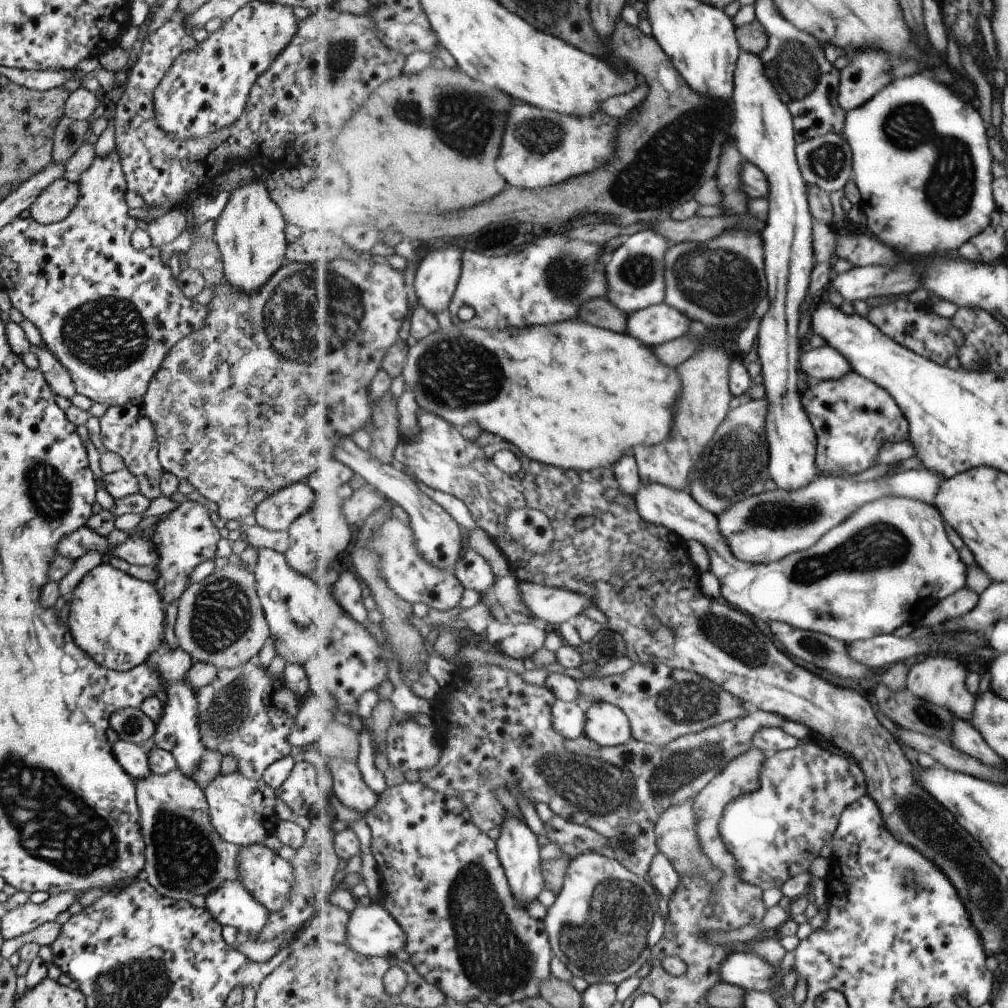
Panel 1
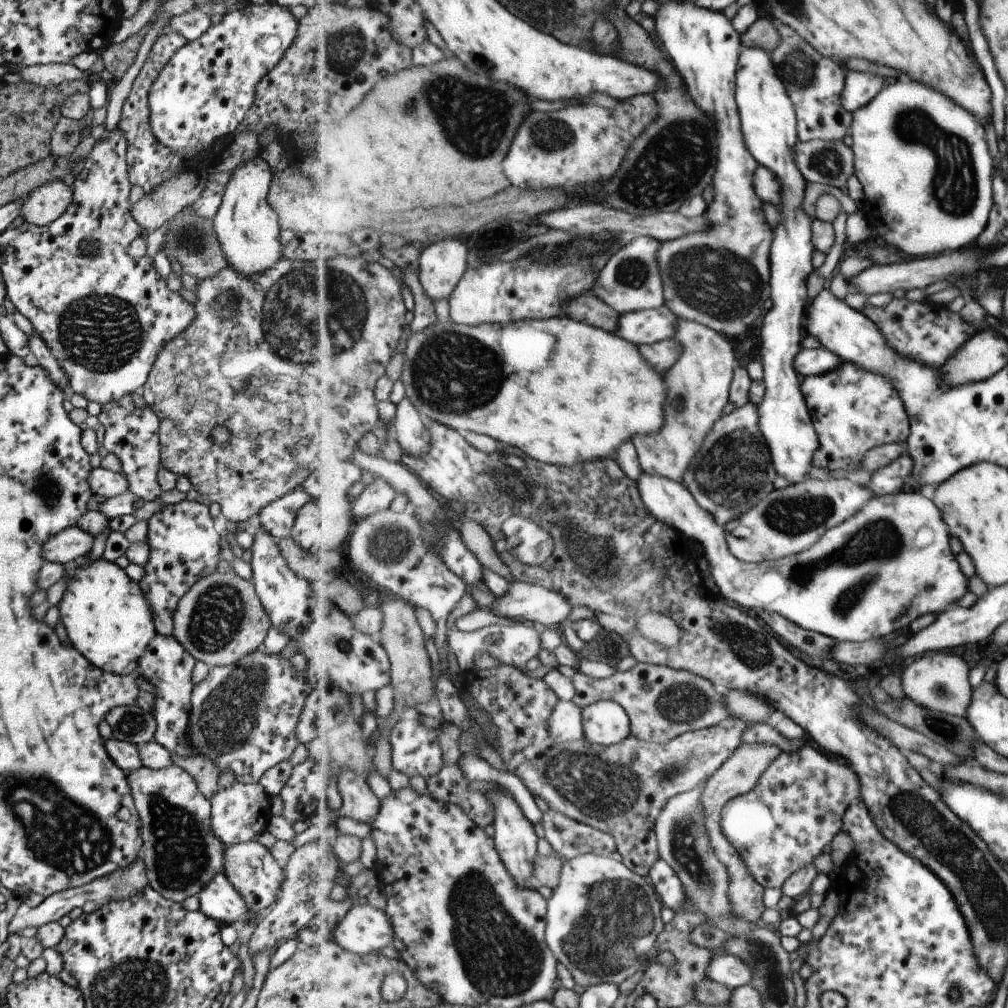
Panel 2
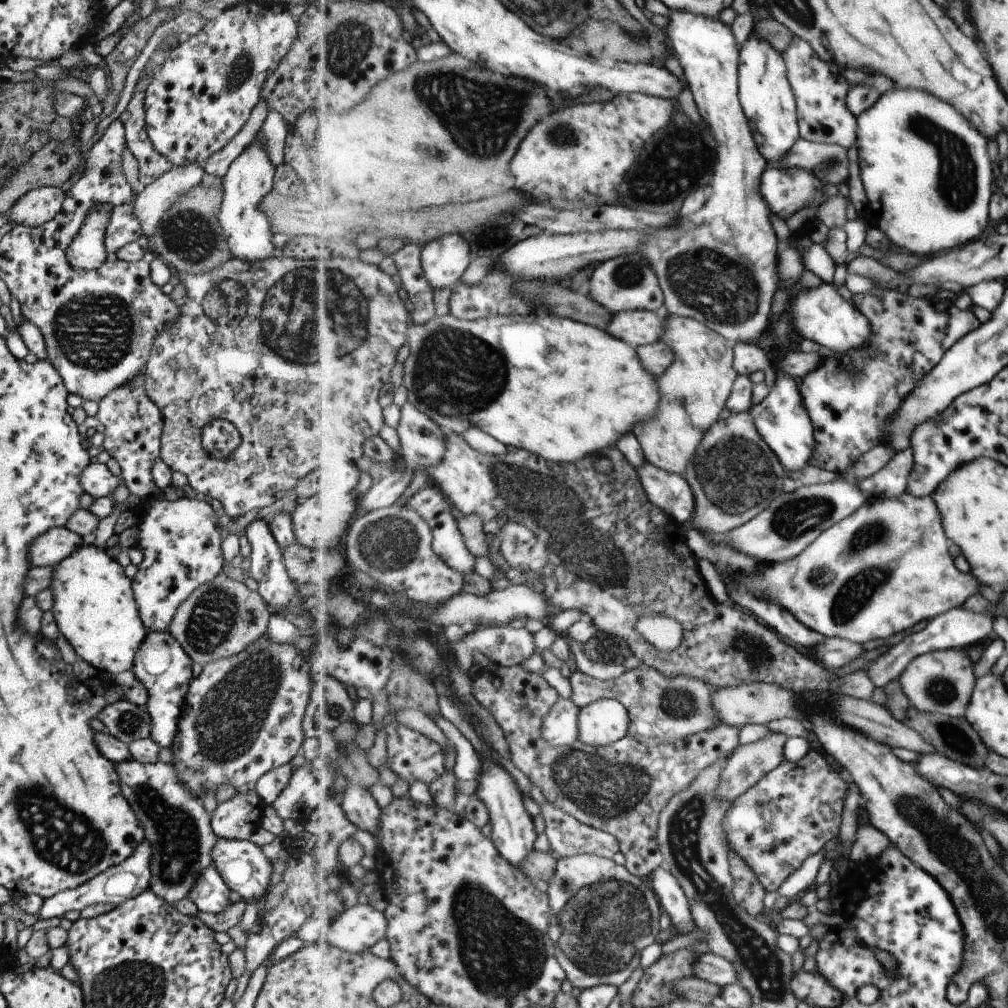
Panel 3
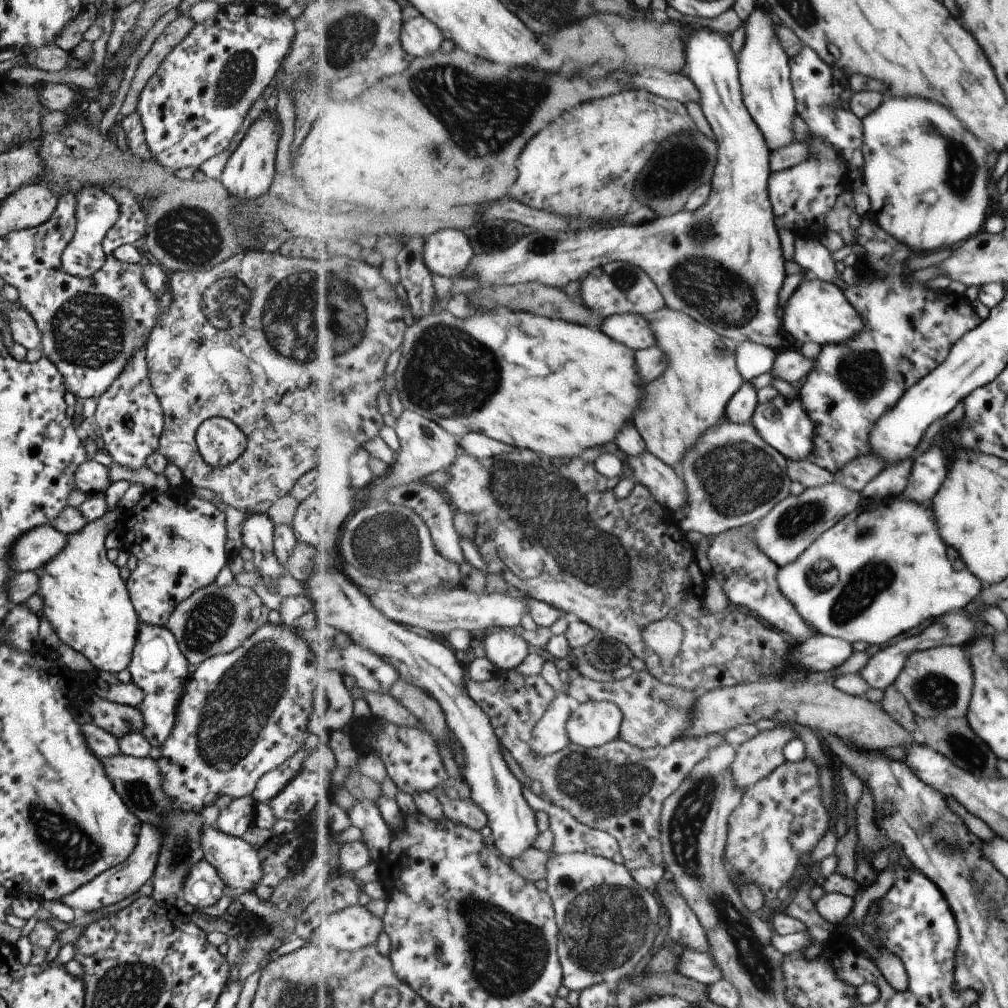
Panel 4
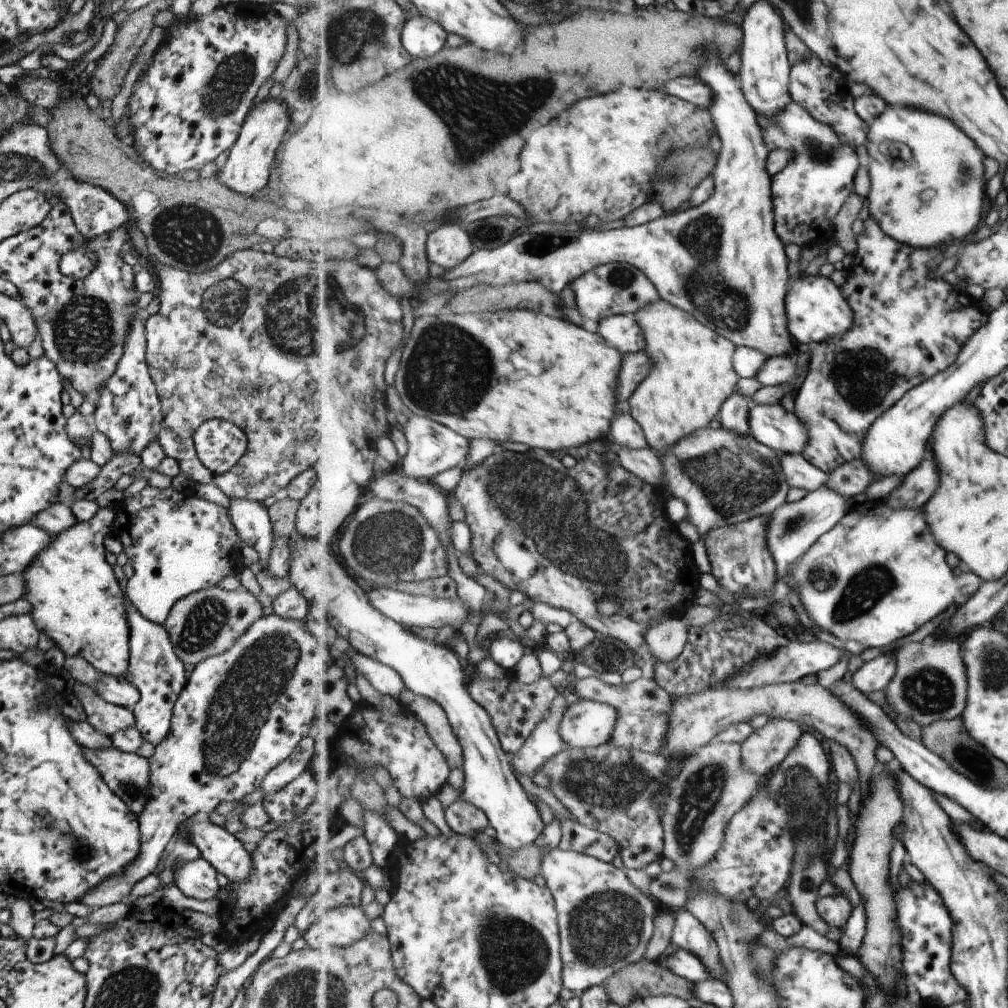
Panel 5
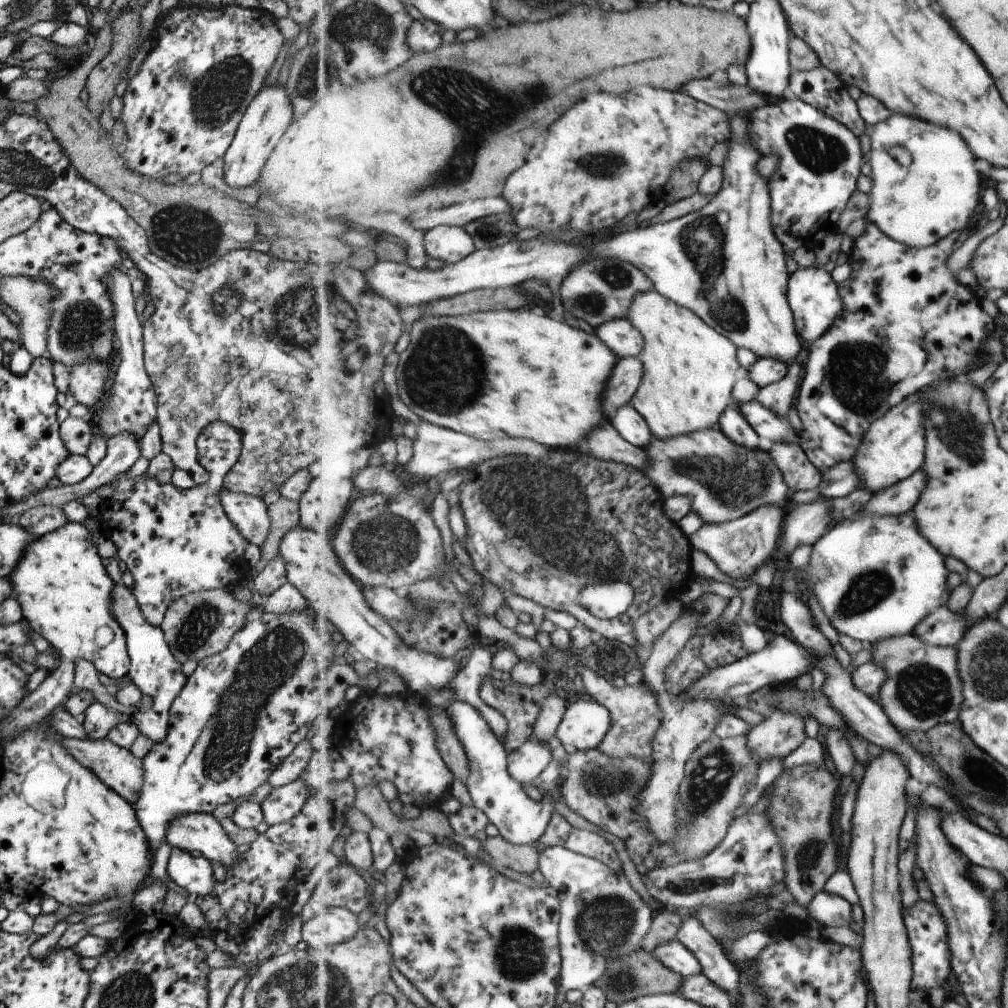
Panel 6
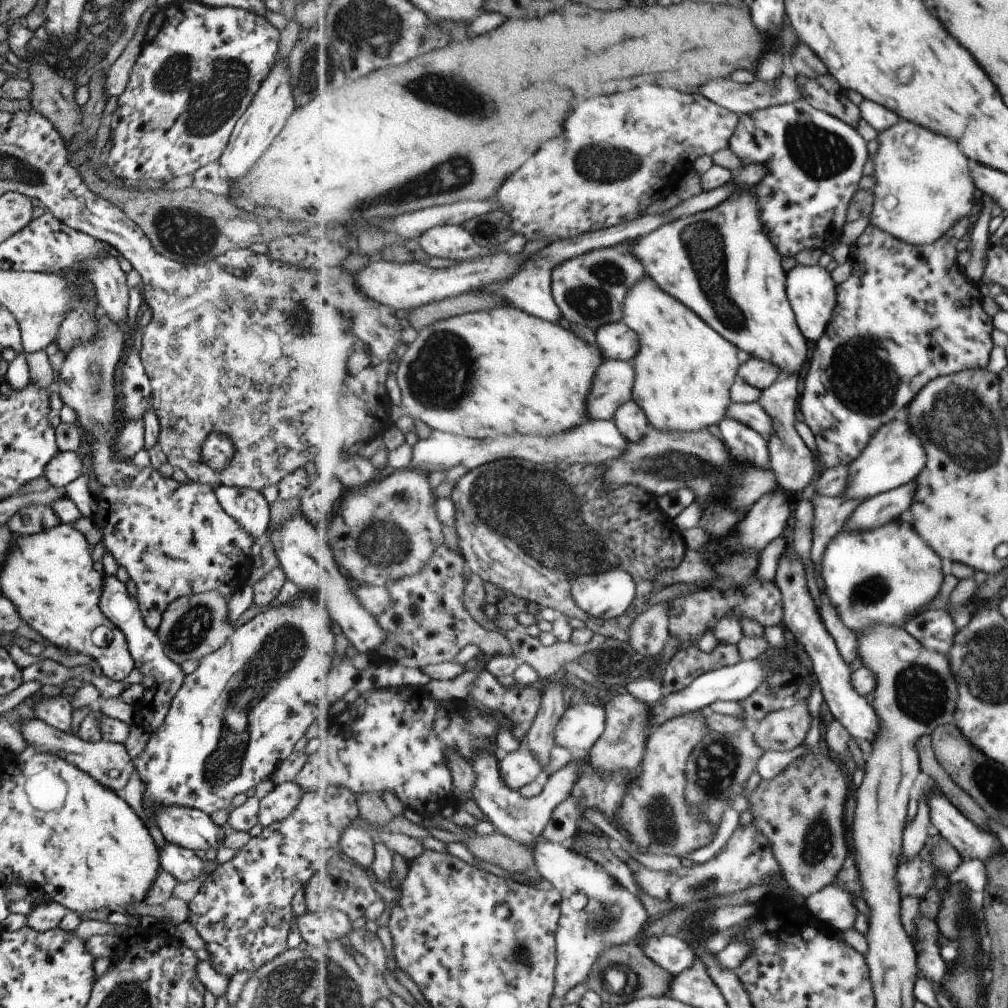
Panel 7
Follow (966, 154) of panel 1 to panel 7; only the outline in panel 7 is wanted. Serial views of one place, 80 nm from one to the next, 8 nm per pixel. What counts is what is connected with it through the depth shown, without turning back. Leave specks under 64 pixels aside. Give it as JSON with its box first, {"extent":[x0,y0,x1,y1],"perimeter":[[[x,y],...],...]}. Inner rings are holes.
{"extent":[869,120,976,245],"perimeter":[[[901,120],[877,138],[879,148],[872,158],[876,201],[869,217],[873,226],[906,243],[928,245],[971,212],[976,186],[969,158],[961,152],[957,142]]]}

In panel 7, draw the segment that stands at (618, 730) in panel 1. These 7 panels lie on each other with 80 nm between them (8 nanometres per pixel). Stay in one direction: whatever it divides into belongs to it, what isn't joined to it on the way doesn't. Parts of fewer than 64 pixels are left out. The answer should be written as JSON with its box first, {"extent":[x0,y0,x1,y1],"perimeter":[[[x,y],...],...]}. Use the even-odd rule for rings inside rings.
{"extent":[555,702,606,756],"perimeter":[[[586,702],[568,708],[556,726],[555,742],[577,756],[587,756],[606,729],[606,708]]]}

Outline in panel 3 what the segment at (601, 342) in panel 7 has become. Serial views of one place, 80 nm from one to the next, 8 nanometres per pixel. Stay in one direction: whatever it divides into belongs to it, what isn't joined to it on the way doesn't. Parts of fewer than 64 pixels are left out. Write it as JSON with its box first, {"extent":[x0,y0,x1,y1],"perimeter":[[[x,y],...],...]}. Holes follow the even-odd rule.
{"extent":[606,311,666,349],"perimeter":[[[625,311],[614,315],[606,330],[636,349],[659,342],[665,321],[666,318],[659,320],[651,311]]]}

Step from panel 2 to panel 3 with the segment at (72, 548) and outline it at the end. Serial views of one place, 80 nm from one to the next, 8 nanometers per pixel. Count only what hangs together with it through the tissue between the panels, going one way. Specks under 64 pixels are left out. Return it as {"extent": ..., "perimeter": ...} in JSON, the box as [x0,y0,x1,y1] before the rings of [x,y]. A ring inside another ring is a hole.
{"extent":[29,527,85,567],"perimeter":[[[51,527],[35,537],[29,548],[29,564],[37,567],[54,567],[65,558],[77,545],[83,544],[85,538],[69,532],[65,527]]]}

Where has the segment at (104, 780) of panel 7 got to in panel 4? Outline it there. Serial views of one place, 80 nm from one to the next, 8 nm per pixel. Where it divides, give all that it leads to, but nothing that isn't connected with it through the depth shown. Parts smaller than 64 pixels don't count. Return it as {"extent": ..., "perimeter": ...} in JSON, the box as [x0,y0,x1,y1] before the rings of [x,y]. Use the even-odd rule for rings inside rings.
{"extent":[99,754,204,902],"perimeter":[[[117,754],[111,758],[99,758],[101,766],[105,768],[107,778],[113,784],[113,790],[119,799],[125,804],[125,807],[133,816],[143,824],[151,824],[159,830],[161,834],[161,844],[159,844],[159,854],[155,860],[153,868],[150,898],[155,902],[173,902],[173,898],[178,898],[181,892],[181,886],[187,878],[189,868],[197,864],[202,859],[201,853],[201,828],[204,824],[198,820],[195,810],[183,812],[173,804],[171,798],[163,794],[161,778],[159,778],[159,768],[155,760],[149,757],[135,758],[127,755]]]}

